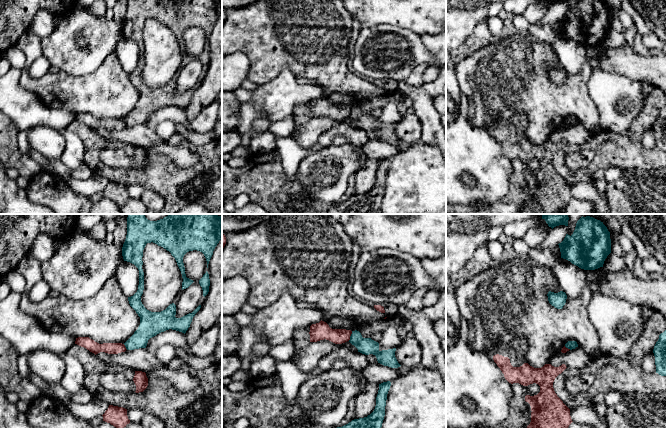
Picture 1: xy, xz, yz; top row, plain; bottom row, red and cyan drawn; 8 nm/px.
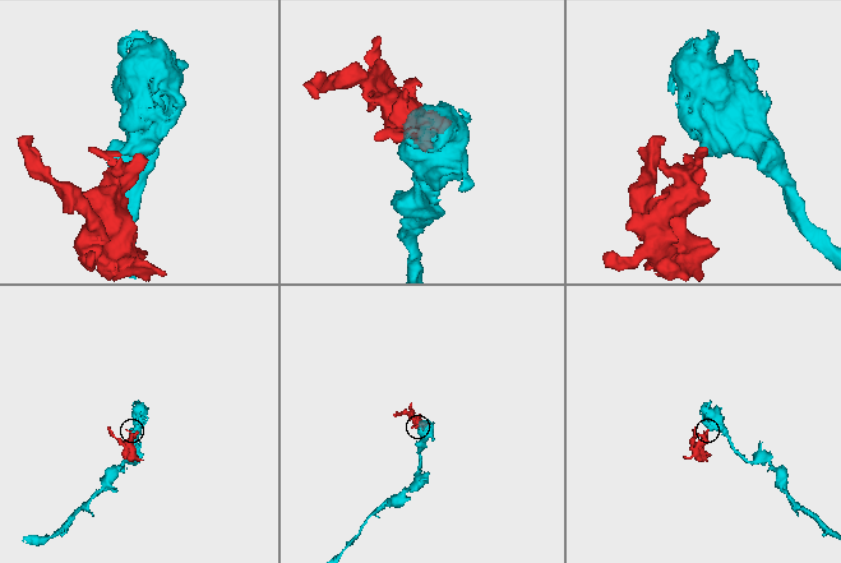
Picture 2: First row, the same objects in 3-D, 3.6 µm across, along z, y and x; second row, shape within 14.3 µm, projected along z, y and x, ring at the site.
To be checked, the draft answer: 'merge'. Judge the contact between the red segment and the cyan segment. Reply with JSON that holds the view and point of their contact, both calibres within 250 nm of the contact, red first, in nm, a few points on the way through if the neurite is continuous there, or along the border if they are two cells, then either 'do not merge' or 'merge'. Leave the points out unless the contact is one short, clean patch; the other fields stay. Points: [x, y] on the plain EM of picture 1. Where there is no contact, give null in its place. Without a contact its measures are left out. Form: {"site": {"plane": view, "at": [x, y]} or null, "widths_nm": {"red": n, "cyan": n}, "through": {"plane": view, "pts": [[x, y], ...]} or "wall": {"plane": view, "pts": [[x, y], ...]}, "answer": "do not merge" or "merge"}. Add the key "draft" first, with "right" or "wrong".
{"draft": "wrong", "site": {"plane": "xz", "at": [350, 111]}, "widths_nm": {"red": 140, "cyan": 130}, "wall": {"plane": "xz", "pts": [[352, 107], [348, 116]]}, "answer": "do not merge"}

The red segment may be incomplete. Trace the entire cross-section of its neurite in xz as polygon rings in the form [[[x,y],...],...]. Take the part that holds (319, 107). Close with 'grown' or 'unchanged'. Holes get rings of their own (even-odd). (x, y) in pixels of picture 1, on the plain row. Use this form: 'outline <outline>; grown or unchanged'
outline [[[321,96],[319,99],[310,102],[309,110],[310,118],[326,115],[335,120],[342,120],[350,116],[352,107],[346,105],[332,105],[326,98]]]; unchanged

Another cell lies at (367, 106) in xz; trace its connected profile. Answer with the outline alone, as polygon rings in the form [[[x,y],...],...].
[[[380,95],[372,99],[363,101],[357,107],[359,107],[363,114],[370,114],[375,108],[382,108],[387,103],[387,95]]]

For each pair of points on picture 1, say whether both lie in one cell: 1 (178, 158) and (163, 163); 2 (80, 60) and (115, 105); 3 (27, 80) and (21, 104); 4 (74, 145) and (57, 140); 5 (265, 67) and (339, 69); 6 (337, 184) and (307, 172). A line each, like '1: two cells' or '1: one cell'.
1: two cells
2: two cells
3: two cells
4: two cells
5: one cell
6: one cell

